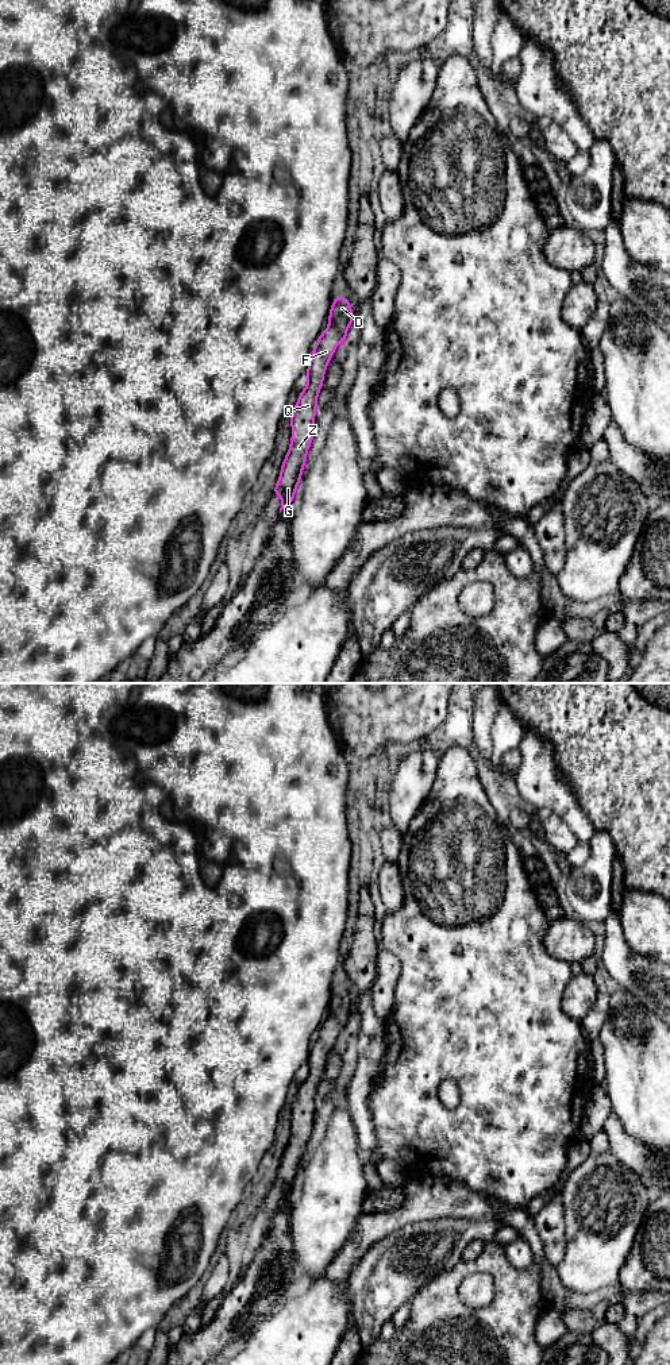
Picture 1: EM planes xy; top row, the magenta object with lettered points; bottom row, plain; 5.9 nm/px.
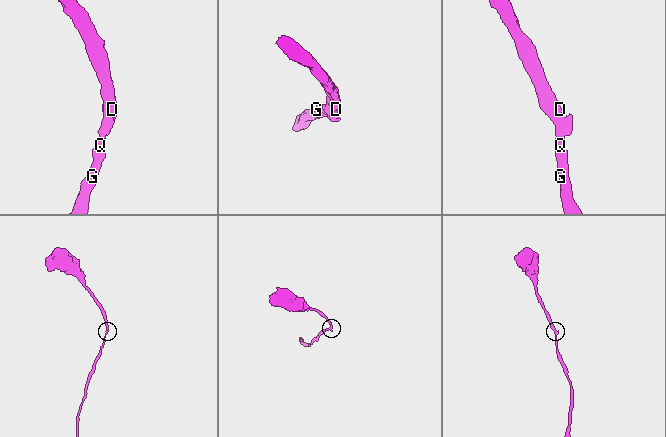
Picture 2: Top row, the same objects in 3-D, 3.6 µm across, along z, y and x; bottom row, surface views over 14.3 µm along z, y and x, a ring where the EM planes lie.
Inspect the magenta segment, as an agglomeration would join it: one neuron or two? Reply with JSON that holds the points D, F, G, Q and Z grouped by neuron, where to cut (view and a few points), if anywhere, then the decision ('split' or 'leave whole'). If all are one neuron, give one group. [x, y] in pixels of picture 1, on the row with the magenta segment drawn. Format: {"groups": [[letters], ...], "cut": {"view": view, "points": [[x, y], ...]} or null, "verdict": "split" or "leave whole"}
{"groups": [["D", "F", "G", "Q", "Z"]], "cut": null, "verdict": "leave whole"}

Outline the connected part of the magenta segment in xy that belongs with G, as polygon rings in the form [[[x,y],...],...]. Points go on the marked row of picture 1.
[[[334,296],[330,309],[328,328],[323,331],[315,343],[315,348],[305,371],[307,387],[299,393],[297,404],[290,416],[292,440],[289,451],[281,466],[278,482],[272,494],[281,497],[281,508],[288,509],[293,502],[294,493],[301,481],[301,473],[307,462],[307,452],[313,440],[313,424],[317,408],[317,394],[323,386],[327,363],[342,340],[347,339],[347,328],[353,324],[354,316],[349,298]]]

